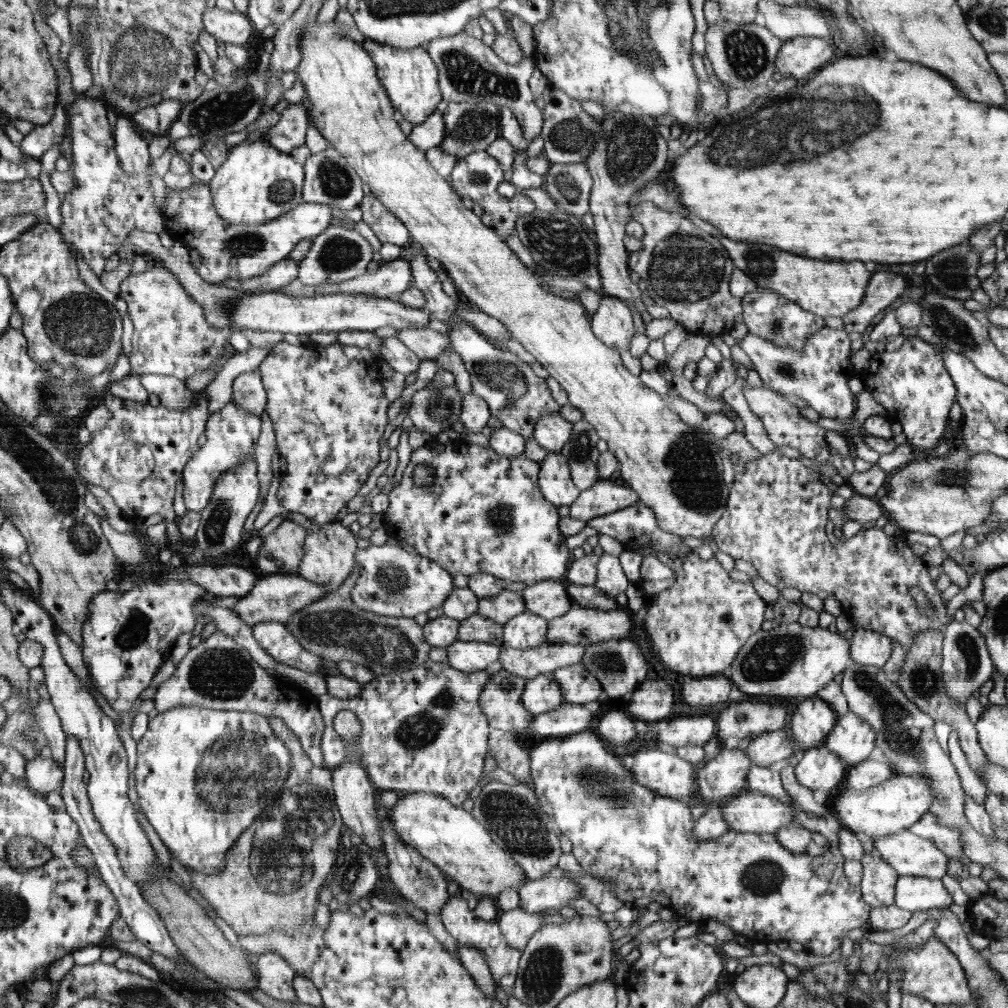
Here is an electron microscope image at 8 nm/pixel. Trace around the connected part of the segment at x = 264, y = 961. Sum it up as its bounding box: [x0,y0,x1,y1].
[257,952,299,1004]

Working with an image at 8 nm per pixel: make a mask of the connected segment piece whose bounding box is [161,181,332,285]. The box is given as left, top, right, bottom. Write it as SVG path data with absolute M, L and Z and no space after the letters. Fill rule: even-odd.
M200 182L174 191L166 187L161 215L165 230L176 242L200 254L202 263L196 271L211 285L230 280L246 280L264 275L272 266L287 258L302 240L313 239L332 226L332 208L318 202L302 202L278 219L260 224L228 223L216 211L211 188Z

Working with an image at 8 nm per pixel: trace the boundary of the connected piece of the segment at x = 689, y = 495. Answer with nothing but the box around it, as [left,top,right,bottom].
[294,18,729,541]

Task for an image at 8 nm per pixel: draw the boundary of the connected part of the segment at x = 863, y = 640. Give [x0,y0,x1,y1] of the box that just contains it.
[849,628,892,667]

